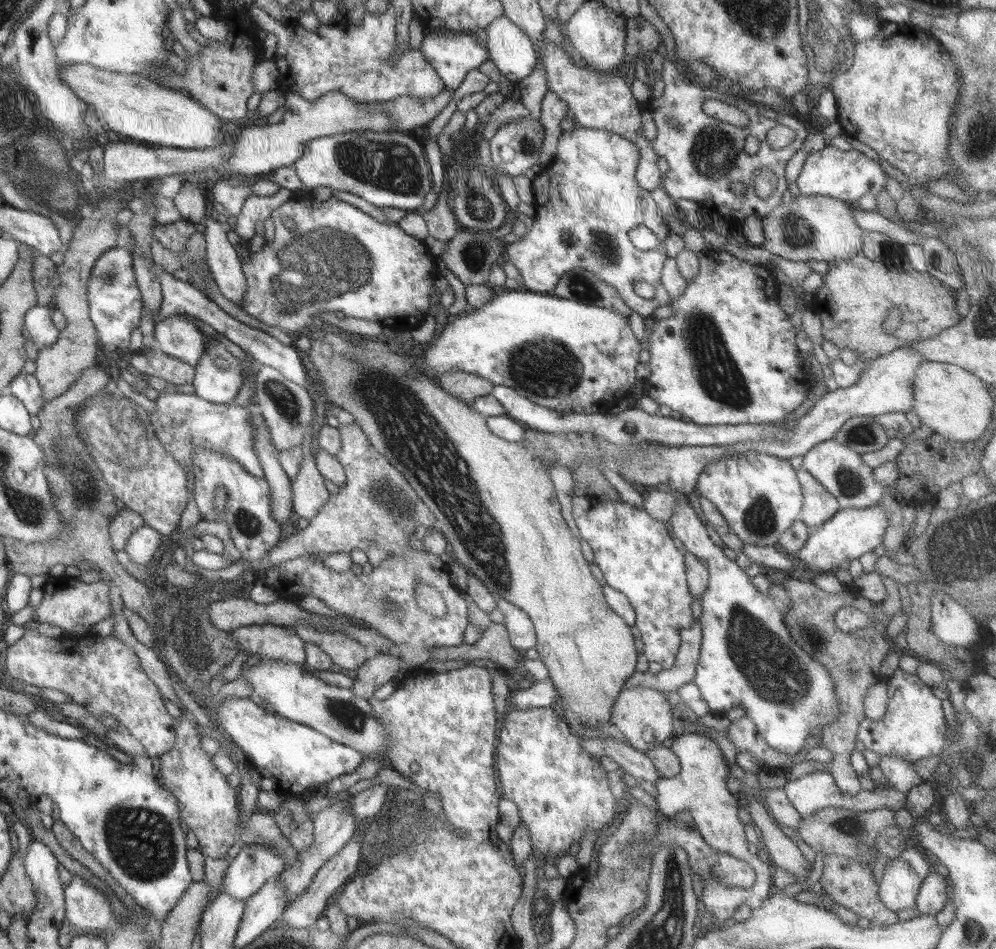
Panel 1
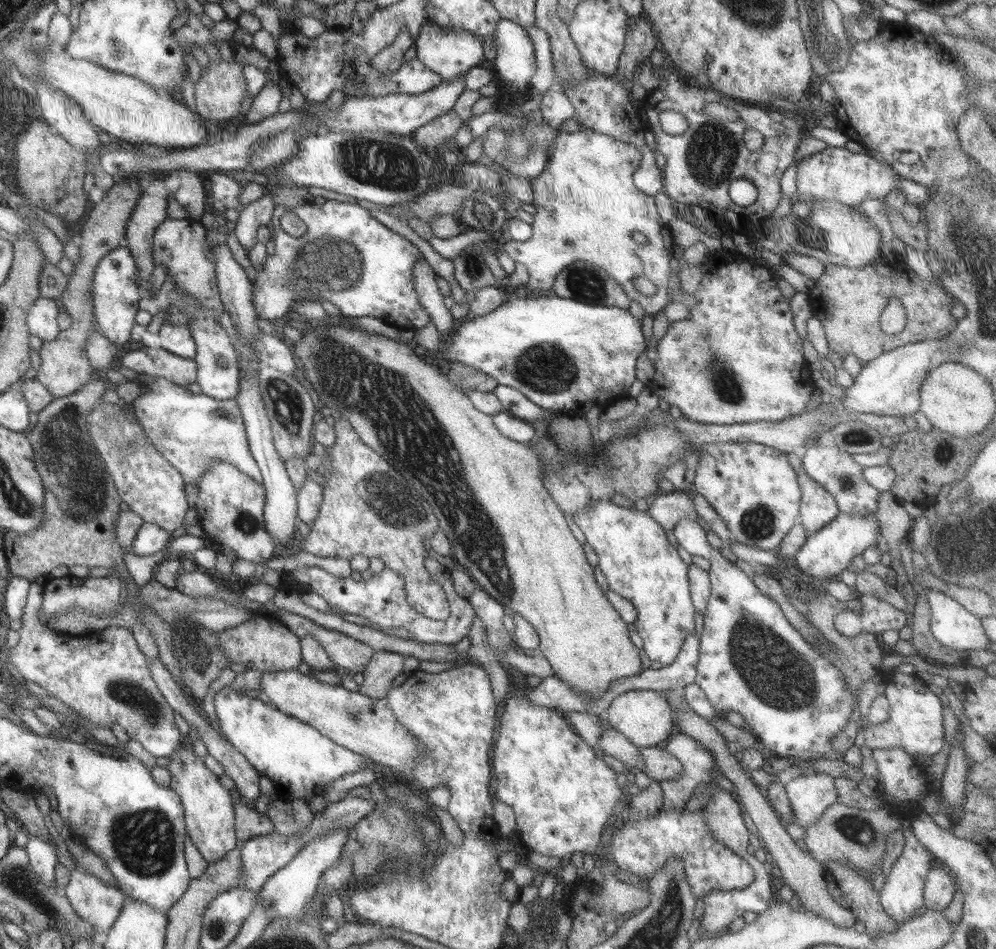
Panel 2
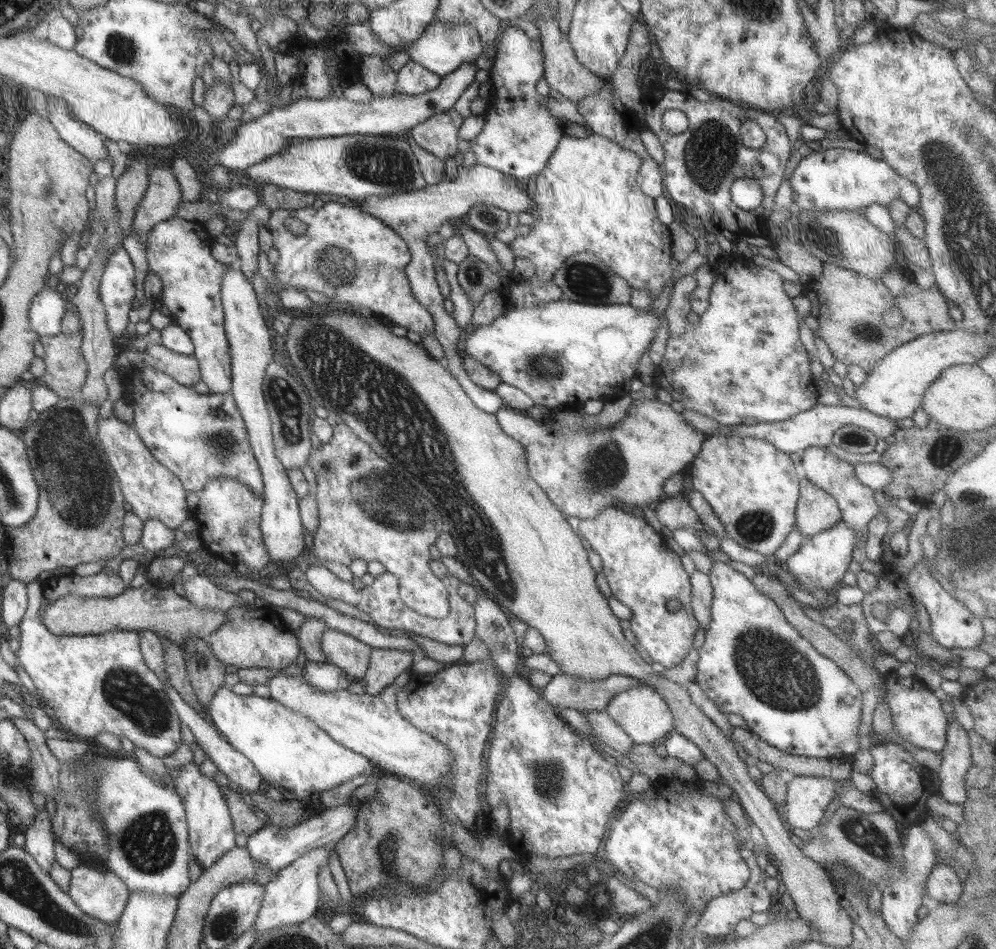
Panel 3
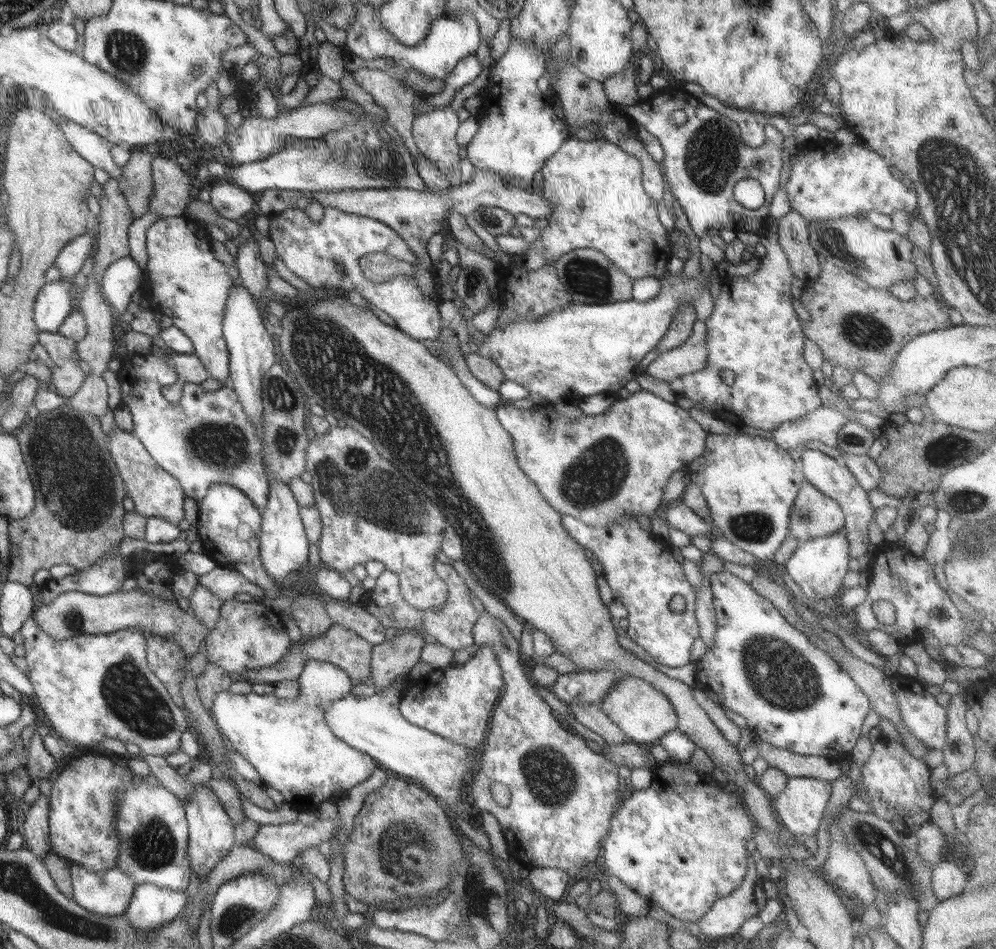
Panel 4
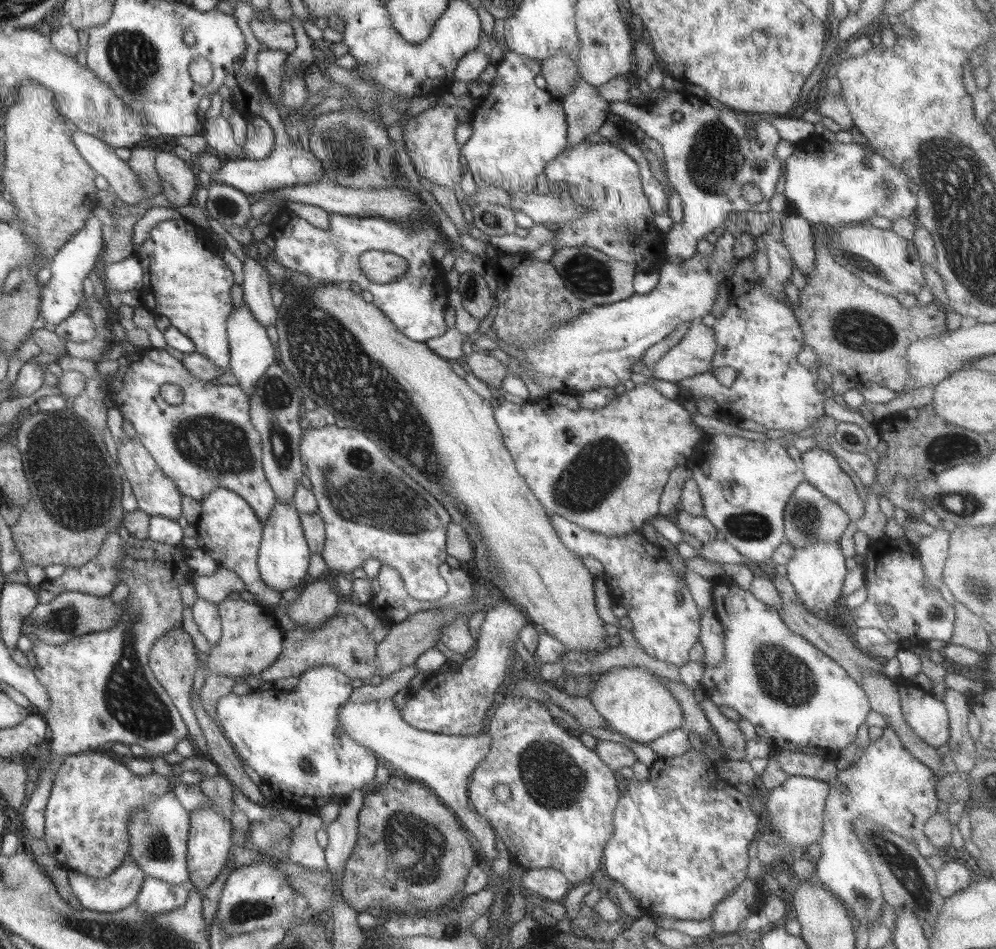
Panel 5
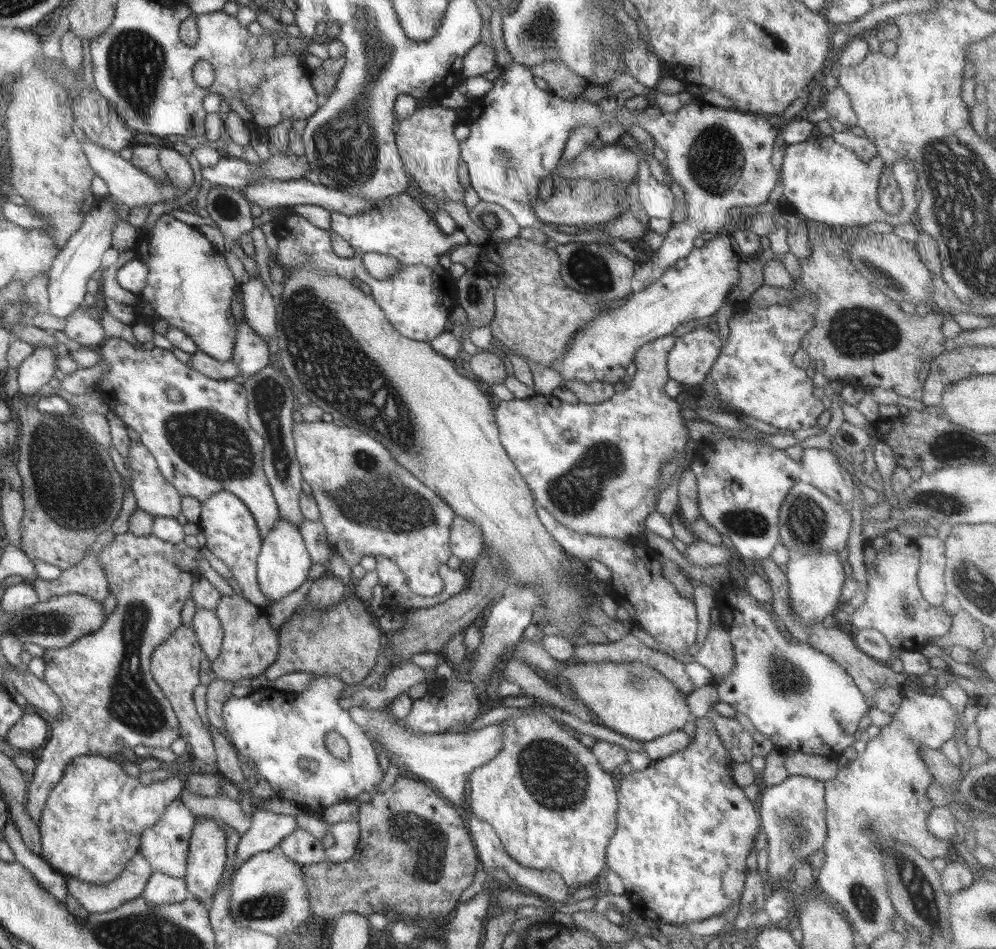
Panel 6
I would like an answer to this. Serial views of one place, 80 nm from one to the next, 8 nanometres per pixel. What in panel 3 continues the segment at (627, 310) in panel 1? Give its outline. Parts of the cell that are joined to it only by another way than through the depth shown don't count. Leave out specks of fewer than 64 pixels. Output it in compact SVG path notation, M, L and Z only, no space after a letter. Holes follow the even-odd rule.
M592 253L569 256L557 268L553 281L564 291L568 300L584 304L628 304L631 302L631 286L626 279L616 274L604 261Z

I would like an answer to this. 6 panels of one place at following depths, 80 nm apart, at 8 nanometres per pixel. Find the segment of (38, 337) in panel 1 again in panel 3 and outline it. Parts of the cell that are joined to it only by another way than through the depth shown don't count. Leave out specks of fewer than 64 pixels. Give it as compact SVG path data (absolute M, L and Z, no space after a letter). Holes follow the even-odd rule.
M47 286L33 298L33 304L30 305L30 322L43 337L60 334L63 316L71 309L68 290L64 287L57 289L66 295L61 296L55 288Z

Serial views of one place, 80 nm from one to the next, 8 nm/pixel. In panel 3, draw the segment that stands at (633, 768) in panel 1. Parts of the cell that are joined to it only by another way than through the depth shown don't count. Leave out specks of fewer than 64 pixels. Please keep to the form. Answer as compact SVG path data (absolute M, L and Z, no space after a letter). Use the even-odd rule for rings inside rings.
M583 712L589 722L593 734L604 744L626 754L633 746L634 741L621 726L605 712Z

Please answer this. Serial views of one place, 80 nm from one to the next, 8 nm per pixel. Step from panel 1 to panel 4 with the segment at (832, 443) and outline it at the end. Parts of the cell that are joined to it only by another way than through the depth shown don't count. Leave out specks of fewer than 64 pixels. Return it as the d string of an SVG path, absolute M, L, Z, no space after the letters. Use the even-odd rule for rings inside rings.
M816 449L802 450L802 456L799 463L799 469L805 476L805 480L813 484L822 494L834 499L845 514L845 528L847 539L849 540L849 555L853 559L858 559L869 552L868 523L874 514L874 509L868 500L868 491L859 485L857 478L846 468L842 466L837 459L822 453Z

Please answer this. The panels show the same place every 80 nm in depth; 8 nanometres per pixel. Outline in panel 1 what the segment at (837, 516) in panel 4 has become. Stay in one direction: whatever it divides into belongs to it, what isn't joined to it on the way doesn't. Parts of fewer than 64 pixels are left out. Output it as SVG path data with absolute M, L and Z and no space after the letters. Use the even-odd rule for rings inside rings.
M797 470L797 477L804 497L800 520L813 530L839 511L839 502L807 470Z

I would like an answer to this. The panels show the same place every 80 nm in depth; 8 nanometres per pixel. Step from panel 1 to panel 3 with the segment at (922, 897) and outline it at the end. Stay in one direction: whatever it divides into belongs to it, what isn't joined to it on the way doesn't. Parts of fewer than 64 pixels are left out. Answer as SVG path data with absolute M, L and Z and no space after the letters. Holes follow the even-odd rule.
M938 862L928 875L926 892L930 898L940 903L956 903L967 885L963 885L960 876L947 862Z

